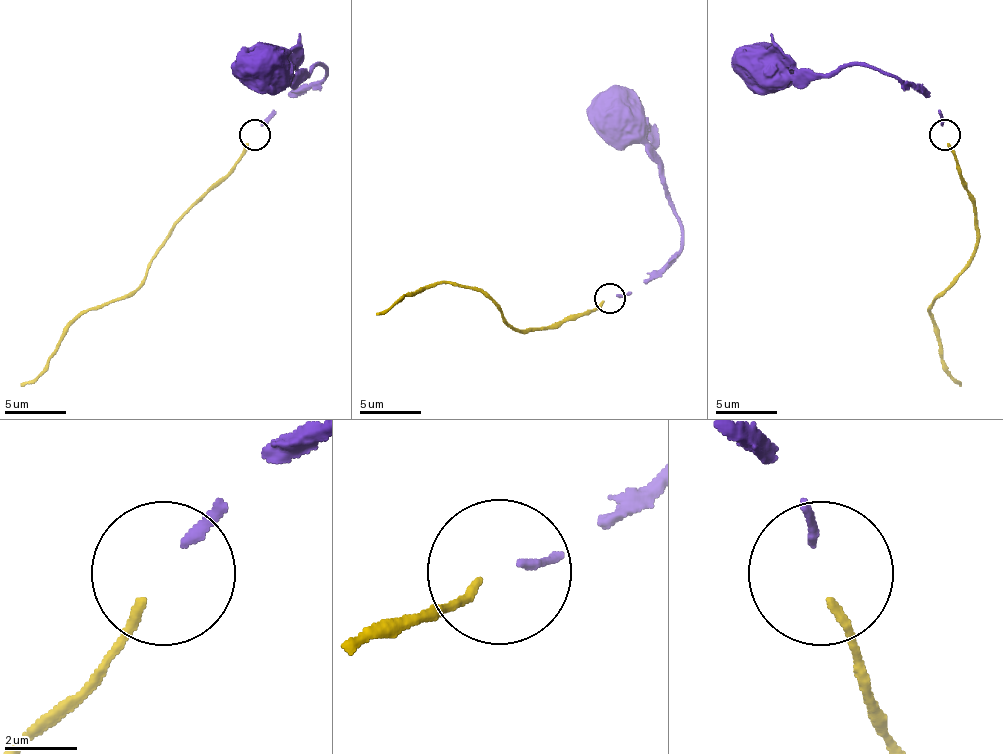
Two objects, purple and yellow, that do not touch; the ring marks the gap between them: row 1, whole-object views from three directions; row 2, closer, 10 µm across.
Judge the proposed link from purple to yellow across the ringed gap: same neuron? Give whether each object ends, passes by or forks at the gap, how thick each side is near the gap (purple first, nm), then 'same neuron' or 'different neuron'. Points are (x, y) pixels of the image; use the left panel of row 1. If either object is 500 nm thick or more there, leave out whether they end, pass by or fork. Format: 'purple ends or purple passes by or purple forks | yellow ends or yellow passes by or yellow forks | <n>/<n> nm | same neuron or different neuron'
purple ends | yellow ends | 260/240 nm | same neuron

